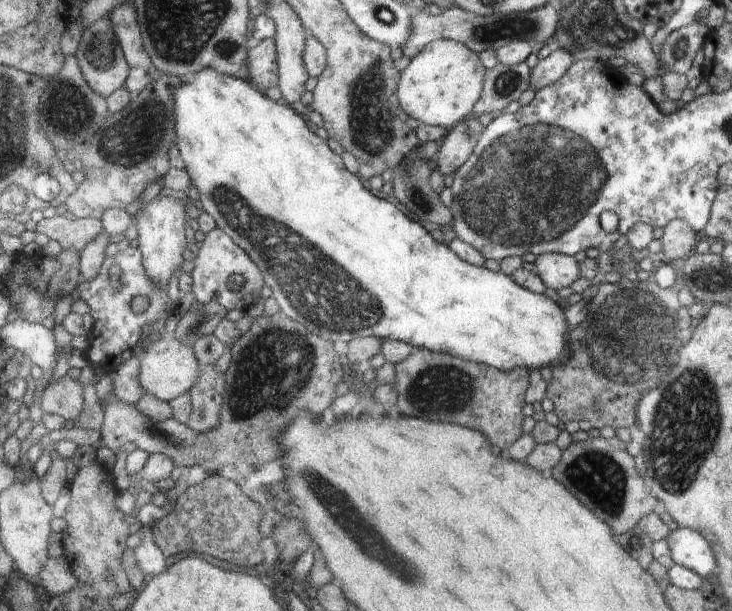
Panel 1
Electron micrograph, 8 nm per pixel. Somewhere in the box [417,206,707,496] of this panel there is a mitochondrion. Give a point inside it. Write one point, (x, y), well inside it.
(628, 340)

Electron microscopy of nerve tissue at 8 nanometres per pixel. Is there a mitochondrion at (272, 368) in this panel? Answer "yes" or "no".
yes

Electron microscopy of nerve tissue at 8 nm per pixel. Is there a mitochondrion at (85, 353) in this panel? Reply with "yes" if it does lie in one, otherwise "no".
no

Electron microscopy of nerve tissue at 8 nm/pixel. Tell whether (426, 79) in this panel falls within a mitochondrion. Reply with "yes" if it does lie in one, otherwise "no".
no

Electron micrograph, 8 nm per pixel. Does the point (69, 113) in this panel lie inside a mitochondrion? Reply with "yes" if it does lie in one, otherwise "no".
yes

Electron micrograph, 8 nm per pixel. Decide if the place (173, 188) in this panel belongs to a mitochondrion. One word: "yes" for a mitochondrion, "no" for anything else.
no

